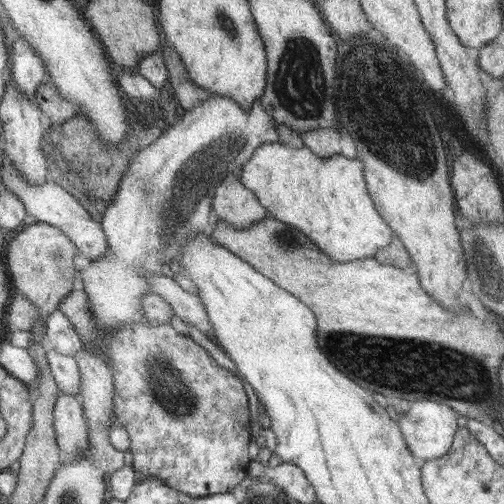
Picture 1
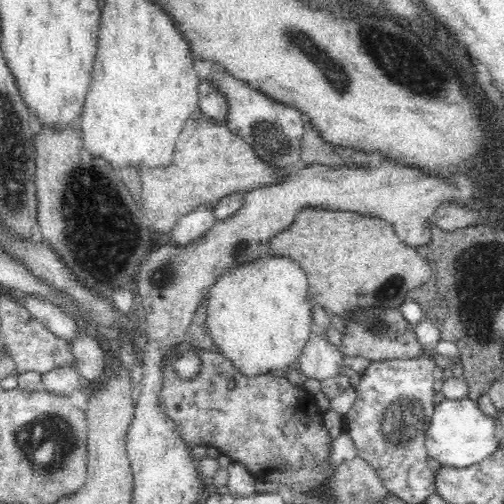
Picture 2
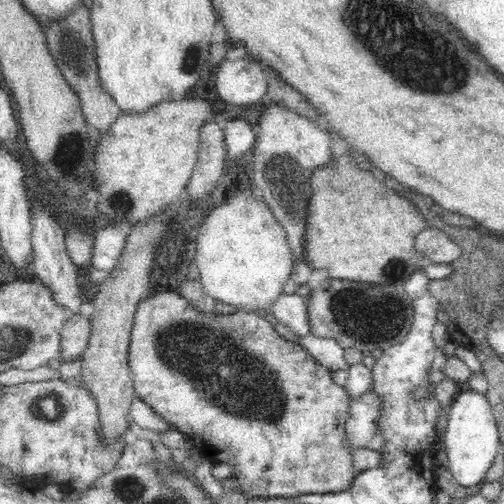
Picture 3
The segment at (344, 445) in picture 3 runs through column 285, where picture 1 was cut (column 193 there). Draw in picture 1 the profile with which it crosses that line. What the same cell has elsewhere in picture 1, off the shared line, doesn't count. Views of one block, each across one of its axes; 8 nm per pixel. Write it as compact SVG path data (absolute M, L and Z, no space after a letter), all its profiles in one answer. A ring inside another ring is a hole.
M77 290L65 298L61 310L71 318L81 334L85 348L103 356L113 370L117 382L117 394L113 400L113 412L117 424L125 426L131 434L131 454L135 472L145 478L159 478L173 490L179 490L193 498L207 498L215 494L231 494L247 474L253 444L253 416L249 410L249 396L245 380L237 372L229 372L219 366L211 352L197 344L189 334L179 334L171 324L151 326L143 320L125 322L121 326L103 328L93 310L87 290Z

